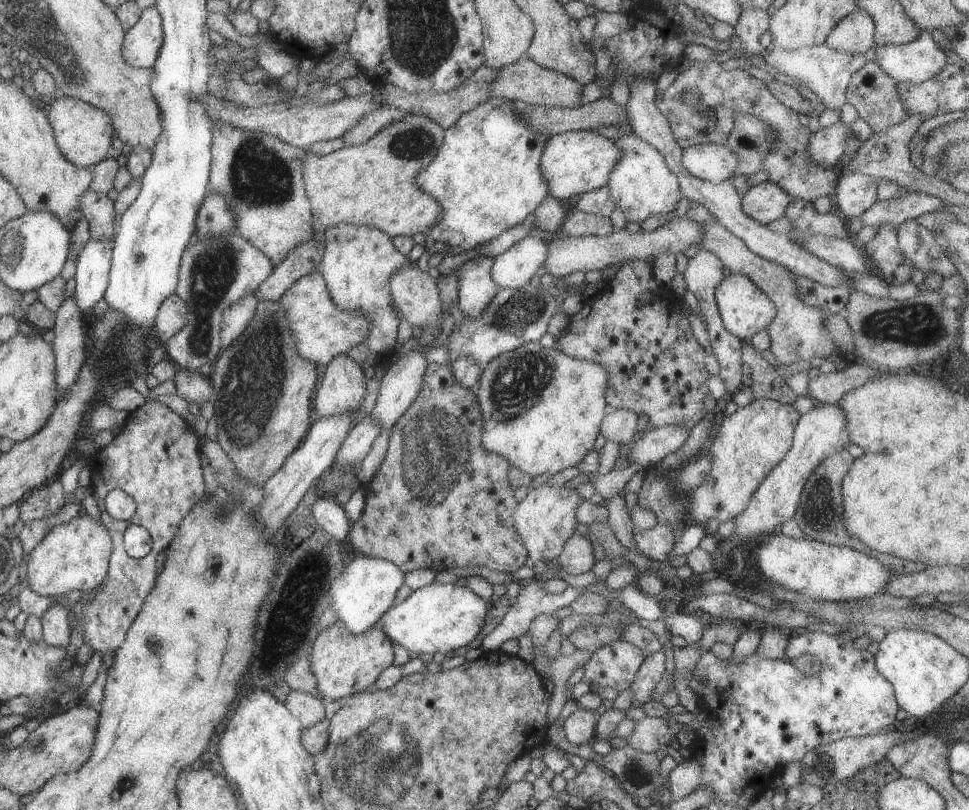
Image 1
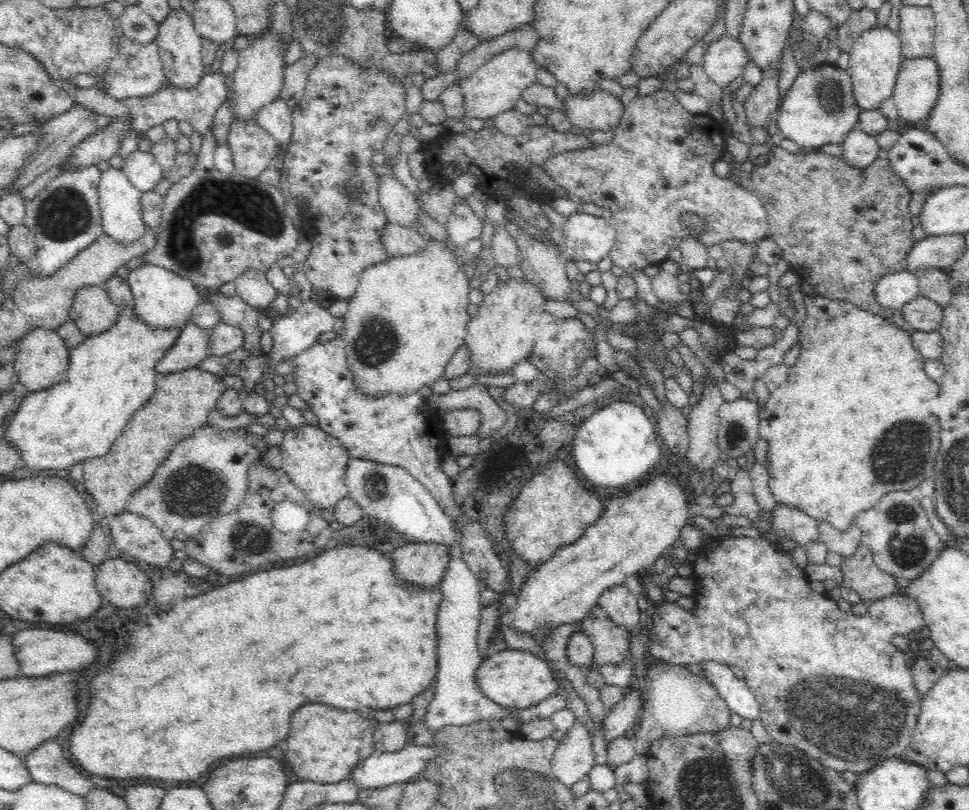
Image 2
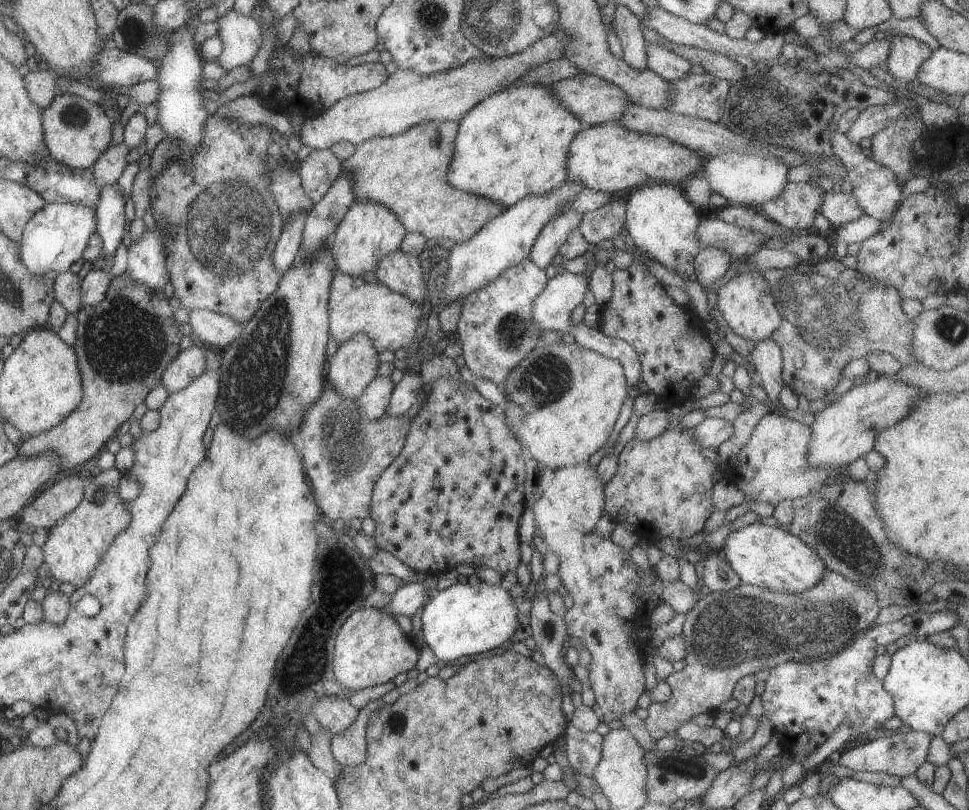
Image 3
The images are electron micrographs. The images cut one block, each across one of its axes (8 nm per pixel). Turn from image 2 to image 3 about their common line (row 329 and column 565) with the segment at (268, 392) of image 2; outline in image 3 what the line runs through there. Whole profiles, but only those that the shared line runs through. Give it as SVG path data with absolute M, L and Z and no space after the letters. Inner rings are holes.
M564 271L562 275L557 274L548 281L546 290L542 290L542 294L534 300L534 304L532 304L532 320L542 330L554 330L554 332L570 334L582 346L599 352L608 358L618 360L625 370L627 383L632 386L634 391L638 392L637 396L642 395L640 388L638 388L638 382L640 382L640 376L642 376L642 366L636 350L623 340L606 336L600 328L589 328L584 323L574 324L572 322L571 314L574 308L583 304L582 302L588 291L590 291L590 278L585 274L572 274L568 271Z

